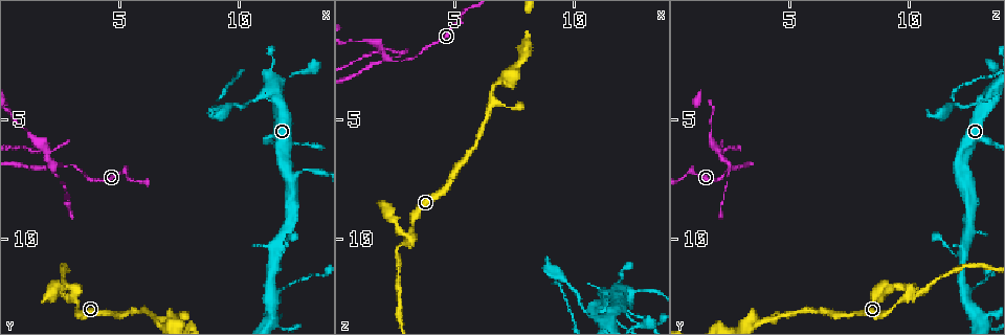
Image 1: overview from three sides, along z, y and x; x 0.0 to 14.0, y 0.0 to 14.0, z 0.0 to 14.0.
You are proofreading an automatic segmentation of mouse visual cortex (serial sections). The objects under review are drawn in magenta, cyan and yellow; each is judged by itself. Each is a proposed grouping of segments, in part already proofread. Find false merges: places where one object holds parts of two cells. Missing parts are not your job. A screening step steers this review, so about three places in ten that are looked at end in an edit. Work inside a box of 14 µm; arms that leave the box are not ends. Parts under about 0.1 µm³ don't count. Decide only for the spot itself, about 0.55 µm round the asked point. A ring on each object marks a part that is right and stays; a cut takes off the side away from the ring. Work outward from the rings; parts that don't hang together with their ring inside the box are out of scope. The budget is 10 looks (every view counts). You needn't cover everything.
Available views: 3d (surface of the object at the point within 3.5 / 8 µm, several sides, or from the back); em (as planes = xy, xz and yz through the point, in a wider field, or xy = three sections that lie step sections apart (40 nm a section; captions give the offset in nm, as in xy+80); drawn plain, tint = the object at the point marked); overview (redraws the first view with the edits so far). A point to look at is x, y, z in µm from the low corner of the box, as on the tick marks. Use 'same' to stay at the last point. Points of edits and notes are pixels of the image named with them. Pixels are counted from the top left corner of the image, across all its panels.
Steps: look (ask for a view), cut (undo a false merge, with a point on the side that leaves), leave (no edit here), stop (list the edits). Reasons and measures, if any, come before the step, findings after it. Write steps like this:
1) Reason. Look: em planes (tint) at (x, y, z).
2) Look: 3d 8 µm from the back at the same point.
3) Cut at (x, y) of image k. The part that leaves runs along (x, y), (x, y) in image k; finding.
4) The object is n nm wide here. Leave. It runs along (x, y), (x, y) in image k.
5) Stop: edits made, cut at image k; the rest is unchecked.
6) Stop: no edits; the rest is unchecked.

Sharp bend. Look: 3d 3.5 µm at (3.0, 12.4, 9.9).

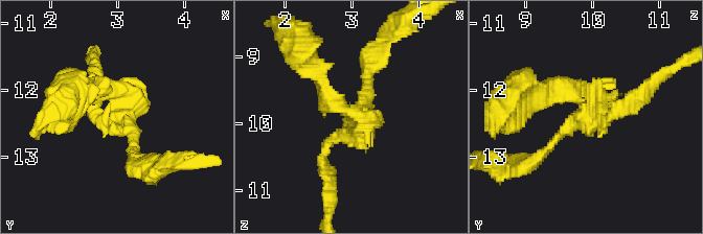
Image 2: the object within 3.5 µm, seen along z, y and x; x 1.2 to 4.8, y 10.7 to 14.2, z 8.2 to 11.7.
Look: em planes (tint) at (3.10, 12.35, 9.90).

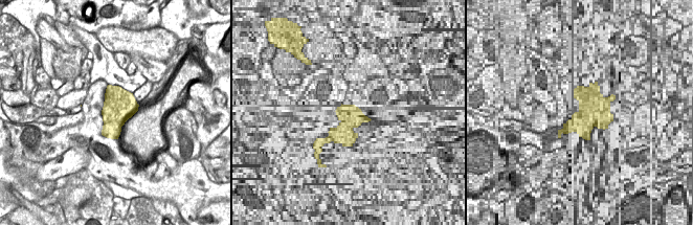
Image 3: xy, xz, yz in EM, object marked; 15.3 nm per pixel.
Cut at (365, 126) of image 2. The part that leaves runs along (358, 117), (325, 95), (313, 63) in image 2; a second cell is stuck on.

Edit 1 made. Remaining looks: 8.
Look: overview.

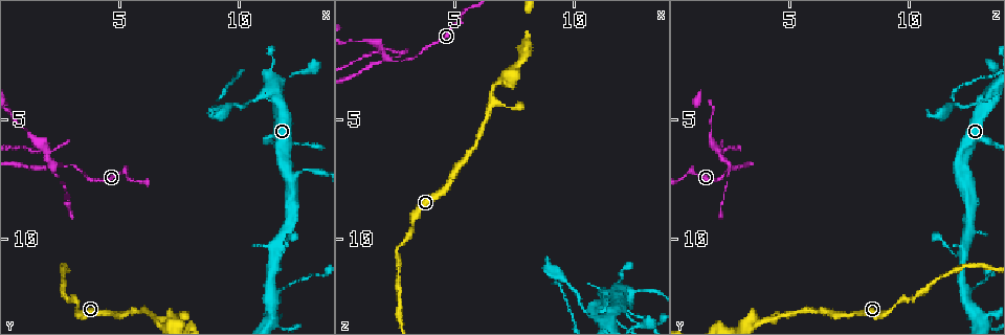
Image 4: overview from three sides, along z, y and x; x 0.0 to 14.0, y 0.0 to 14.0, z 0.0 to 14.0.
Two arms in line, one across. Look: 3d 3.5 µm at (2.3, 6.9, 2.5).

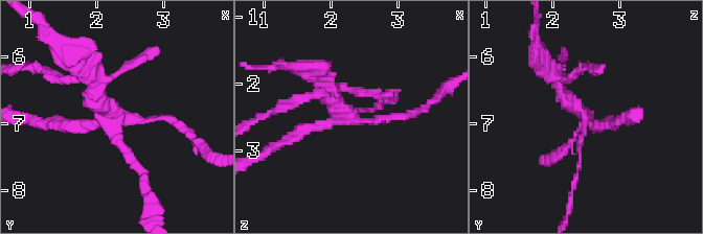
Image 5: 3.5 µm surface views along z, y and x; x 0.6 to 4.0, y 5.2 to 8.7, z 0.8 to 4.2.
Look: em xy step 2 (tint) at (2.35, 6.90, 2.50).

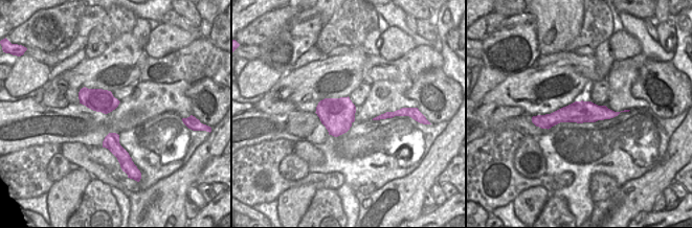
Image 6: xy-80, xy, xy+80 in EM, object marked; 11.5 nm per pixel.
Cut at (92, 95) of image 5. The part that leaves runs along (109, 110), (90, 77), (51, 36) in image 5; two cells meet here.

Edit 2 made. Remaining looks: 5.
Look: overview.

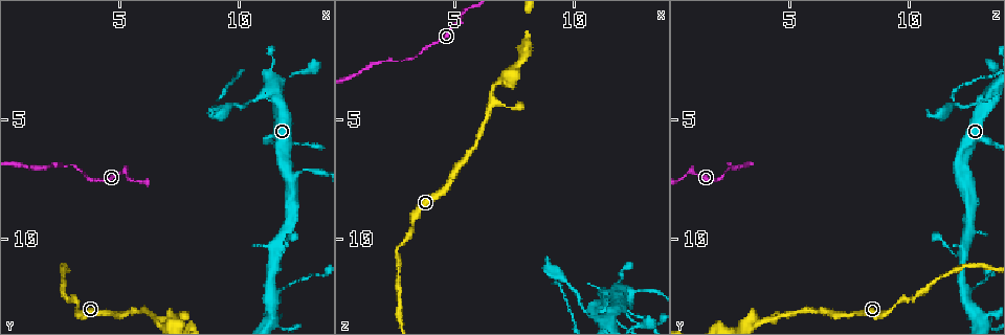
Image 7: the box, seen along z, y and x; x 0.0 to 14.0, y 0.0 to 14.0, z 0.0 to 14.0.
A fork. Look: 3d 3.5 µm at (11.4, 4.0, 13.3).

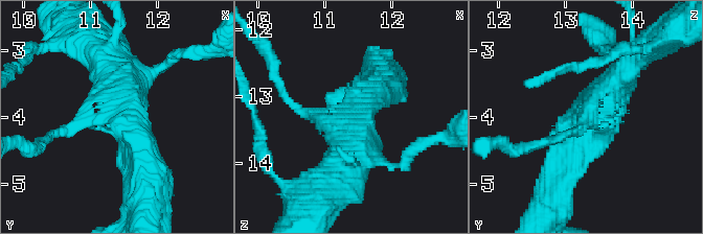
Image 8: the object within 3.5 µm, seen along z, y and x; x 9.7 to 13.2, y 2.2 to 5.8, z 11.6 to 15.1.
Look: em xy step 1 (tint) at (11.50, 4.00, 13.25).

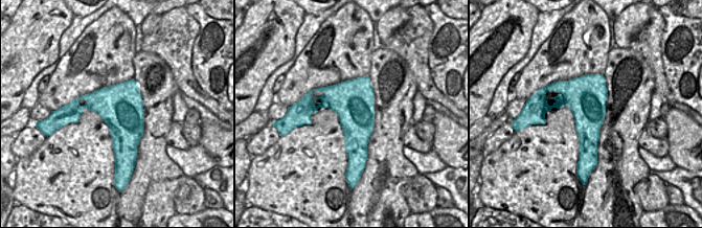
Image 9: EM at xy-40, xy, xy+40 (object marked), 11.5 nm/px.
Look: em xy step 2 (tint) at the same point.

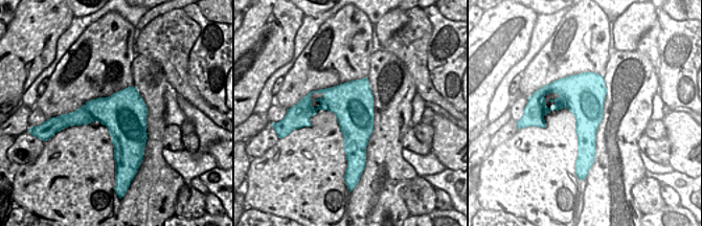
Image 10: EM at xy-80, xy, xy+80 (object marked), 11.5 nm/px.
Leave. It runs along (145, 171), (117, 108), (65, 130) in image 8; continuous, no second cell.

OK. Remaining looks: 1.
Stop: edits made, cut at image 2, cut at image 5; the rest is unchecked.

